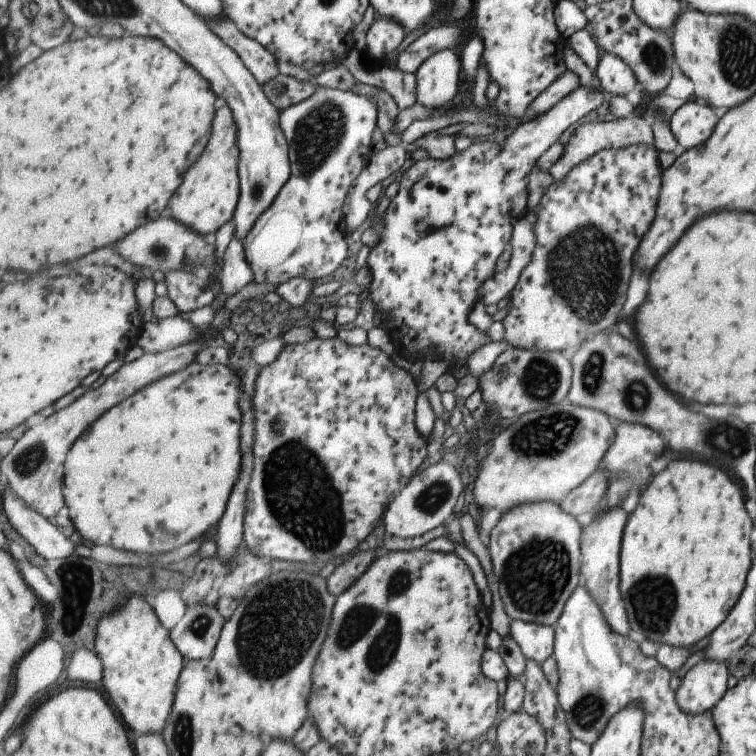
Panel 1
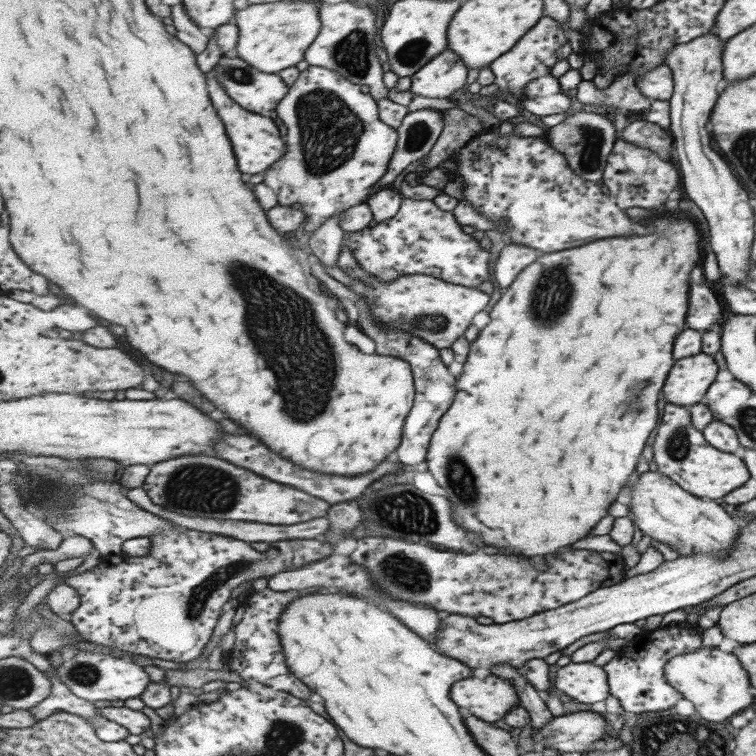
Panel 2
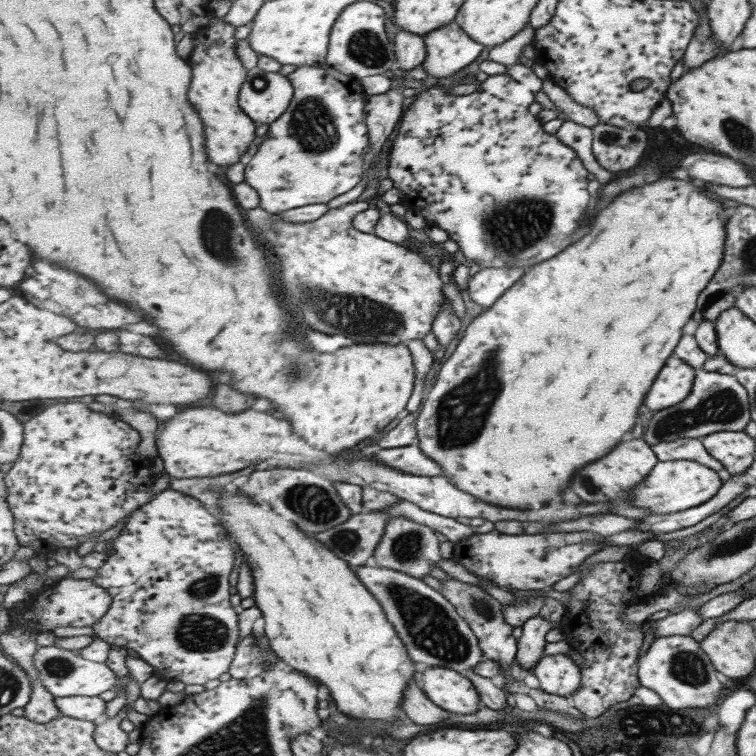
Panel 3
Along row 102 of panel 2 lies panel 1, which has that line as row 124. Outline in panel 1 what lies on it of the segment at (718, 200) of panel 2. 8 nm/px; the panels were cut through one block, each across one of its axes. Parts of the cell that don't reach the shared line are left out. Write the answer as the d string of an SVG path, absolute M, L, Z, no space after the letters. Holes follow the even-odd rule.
M695 98L687 102L675 112L671 118L670 127L684 148L695 148L711 138L719 116L713 112L711 106L695 102Z

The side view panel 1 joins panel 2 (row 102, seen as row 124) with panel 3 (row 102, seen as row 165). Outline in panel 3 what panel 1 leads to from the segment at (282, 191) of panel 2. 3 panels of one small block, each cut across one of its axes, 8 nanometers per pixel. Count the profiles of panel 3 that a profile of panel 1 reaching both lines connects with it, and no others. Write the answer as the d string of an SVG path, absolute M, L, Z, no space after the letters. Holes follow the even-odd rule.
M329 65L328 68L321 68L317 66L302 66L288 75L292 80L294 86L294 97L288 111L277 122L270 124L267 133L256 143L256 146L246 160L246 181L258 190L260 196L260 208L269 212L270 214L281 214L292 208L304 207L311 204L327 204L333 198L344 195L346 192L352 191L353 188L361 182L363 172L365 172L365 158L366 154L363 152L369 146L369 127L367 112L365 107L368 104L369 94L365 91L365 87L360 79L354 76L342 73L340 69L333 68Z

